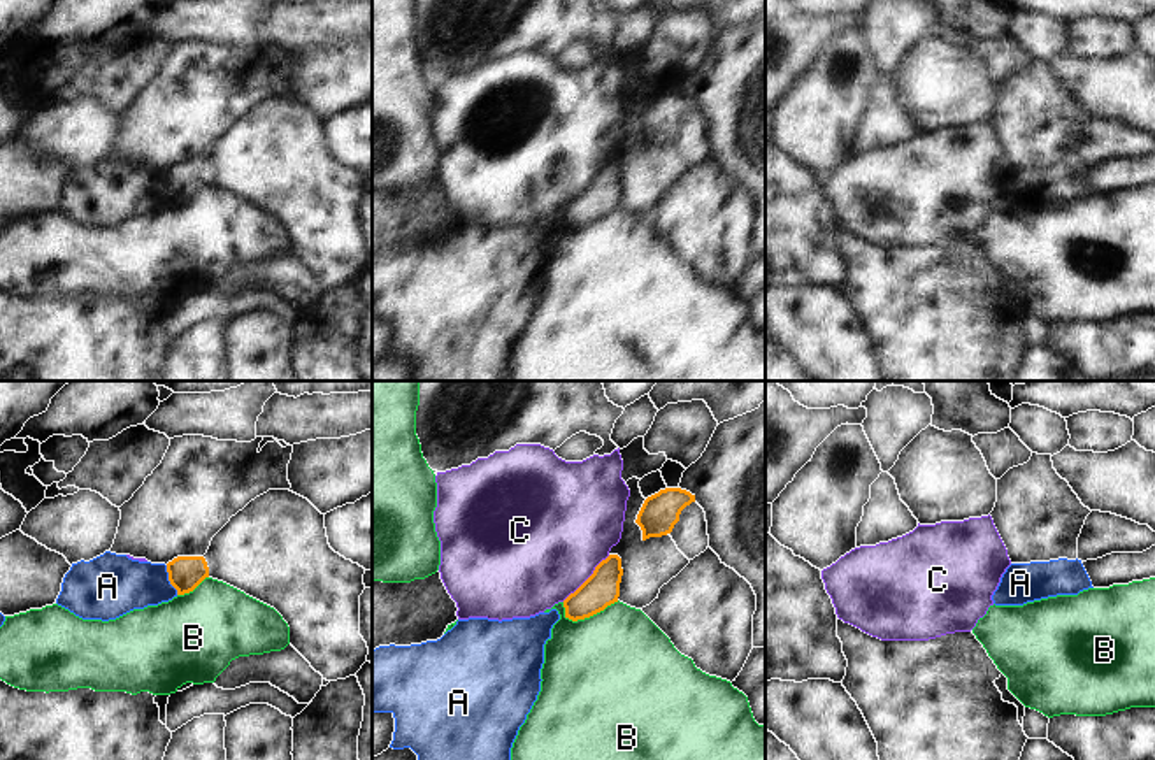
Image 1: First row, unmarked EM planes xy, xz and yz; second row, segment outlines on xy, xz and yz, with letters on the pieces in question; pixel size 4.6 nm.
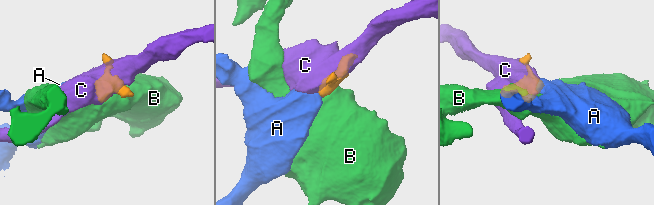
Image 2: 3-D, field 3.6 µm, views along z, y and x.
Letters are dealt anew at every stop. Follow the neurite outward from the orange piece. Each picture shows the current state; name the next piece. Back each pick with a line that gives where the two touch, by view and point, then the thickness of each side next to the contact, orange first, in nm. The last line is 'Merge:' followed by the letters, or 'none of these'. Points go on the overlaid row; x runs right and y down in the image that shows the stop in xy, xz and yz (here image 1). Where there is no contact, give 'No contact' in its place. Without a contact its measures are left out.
Merge: none of these

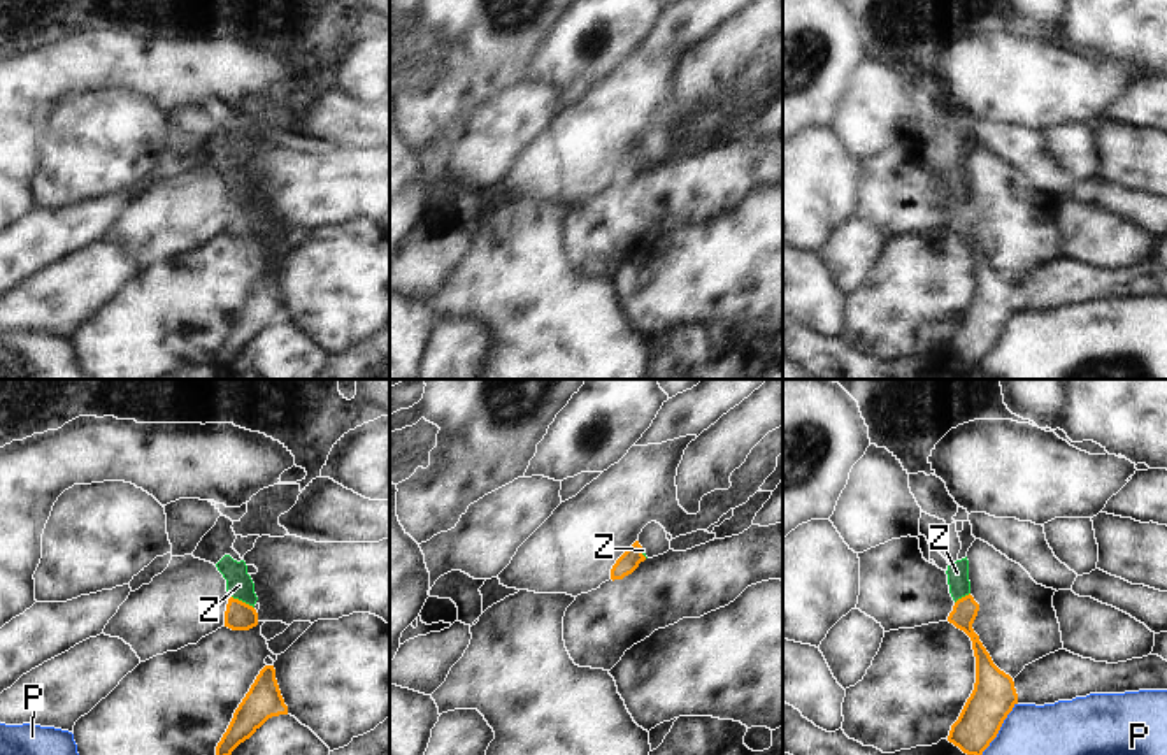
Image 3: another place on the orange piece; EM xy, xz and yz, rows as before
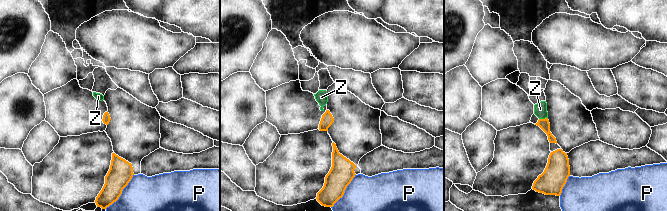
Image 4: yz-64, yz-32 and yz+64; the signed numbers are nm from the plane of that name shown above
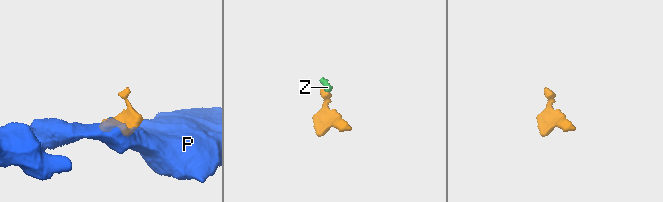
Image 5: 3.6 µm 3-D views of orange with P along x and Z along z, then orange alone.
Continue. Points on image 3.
Z: Touches orange at xy (241, 601). Thickness 130 nm (orange) against 120 nm
Merge: Z

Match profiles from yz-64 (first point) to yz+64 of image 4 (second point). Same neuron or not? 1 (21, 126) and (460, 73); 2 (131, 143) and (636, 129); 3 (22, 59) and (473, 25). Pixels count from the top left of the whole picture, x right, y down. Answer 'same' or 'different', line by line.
1: same
2: different
3: same

